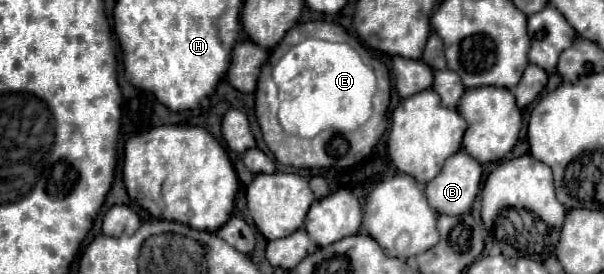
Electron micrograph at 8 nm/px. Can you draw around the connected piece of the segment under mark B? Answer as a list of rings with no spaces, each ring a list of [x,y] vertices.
[[[459,150],[449,156],[441,174],[427,182],[425,194],[439,214],[465,214],[471,210],[473,200],[481,186],[481,164]]]

